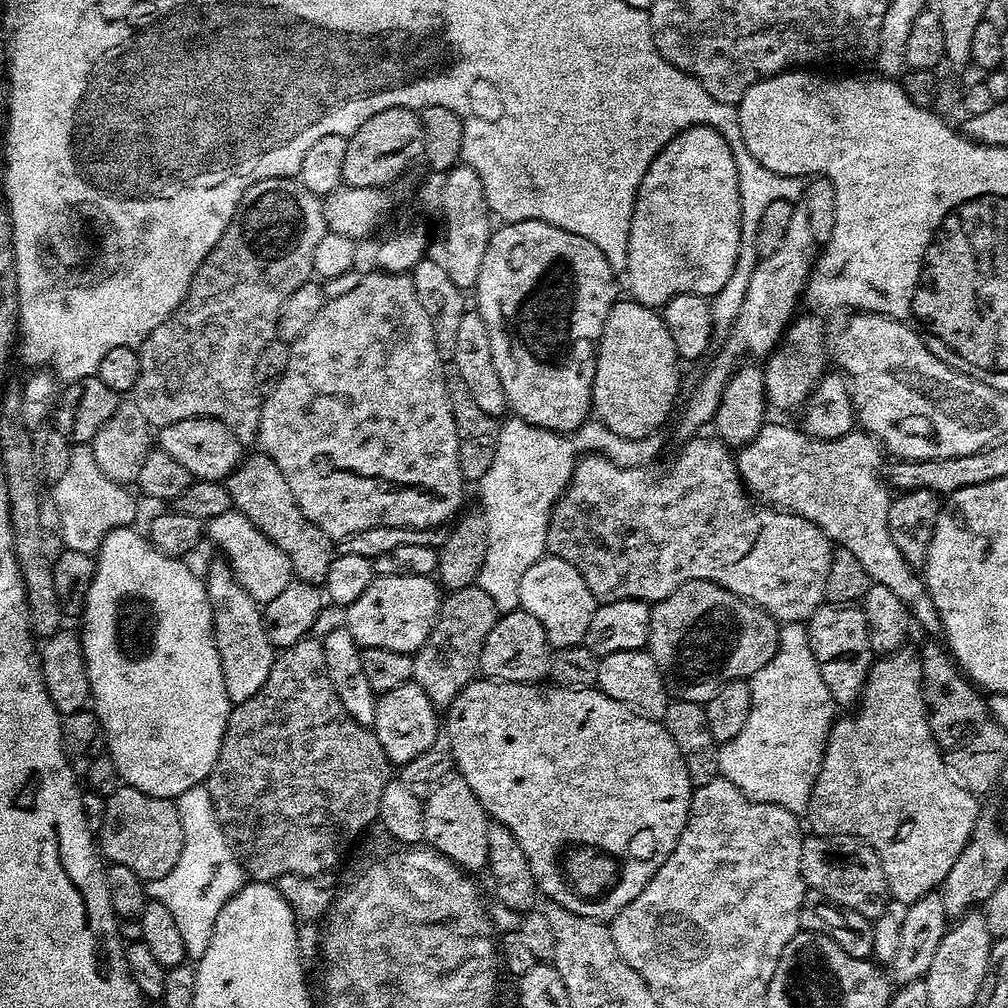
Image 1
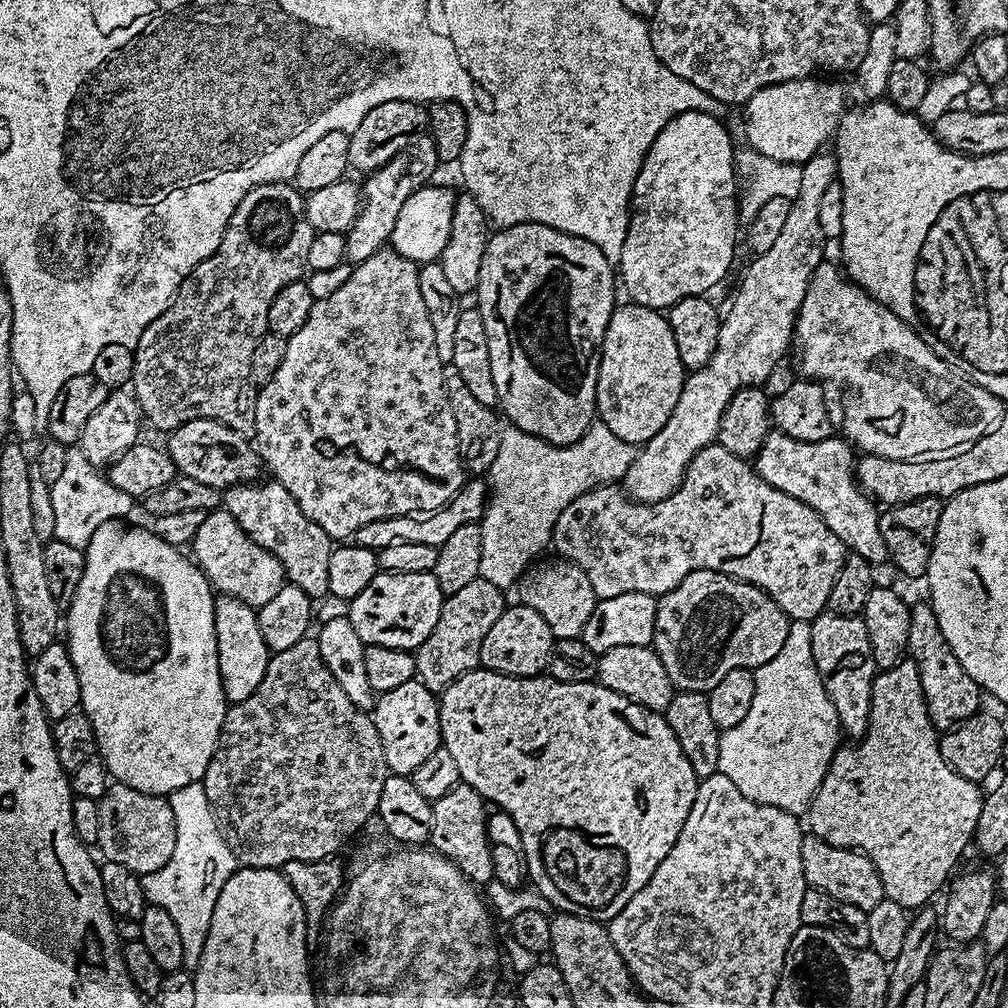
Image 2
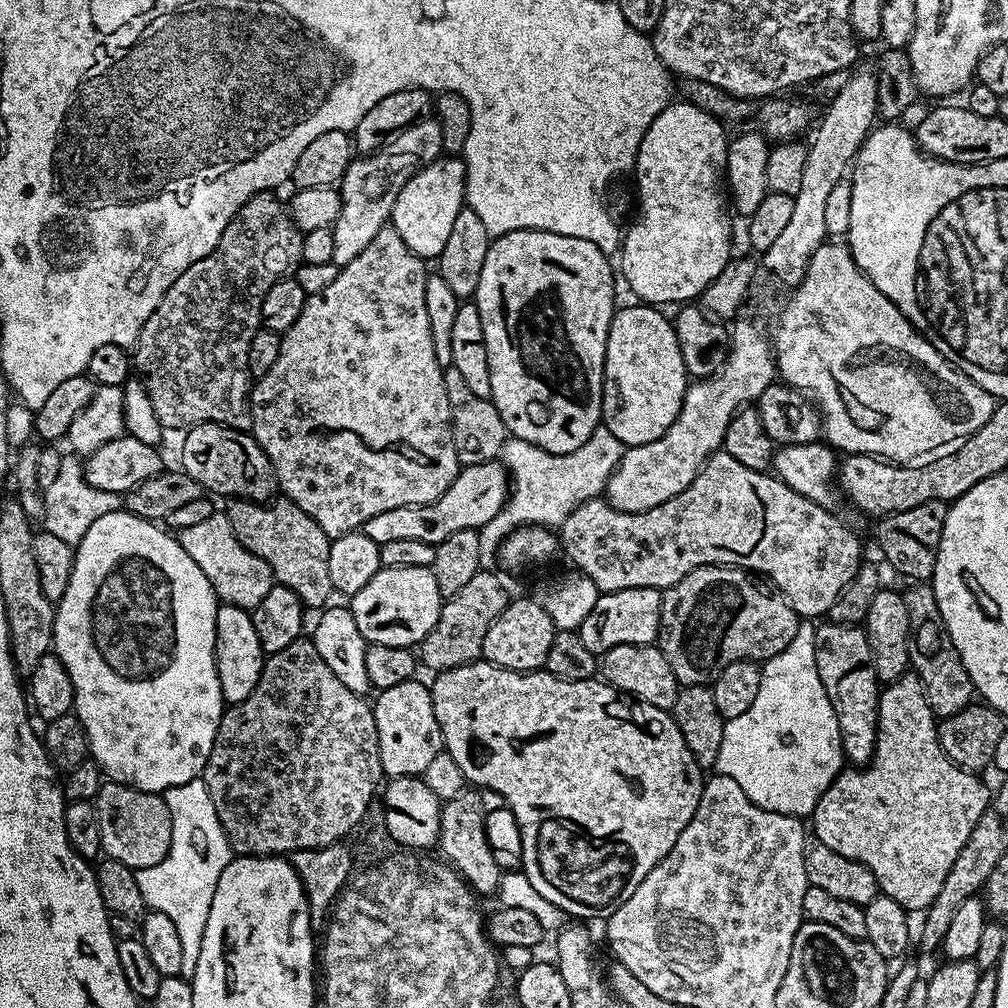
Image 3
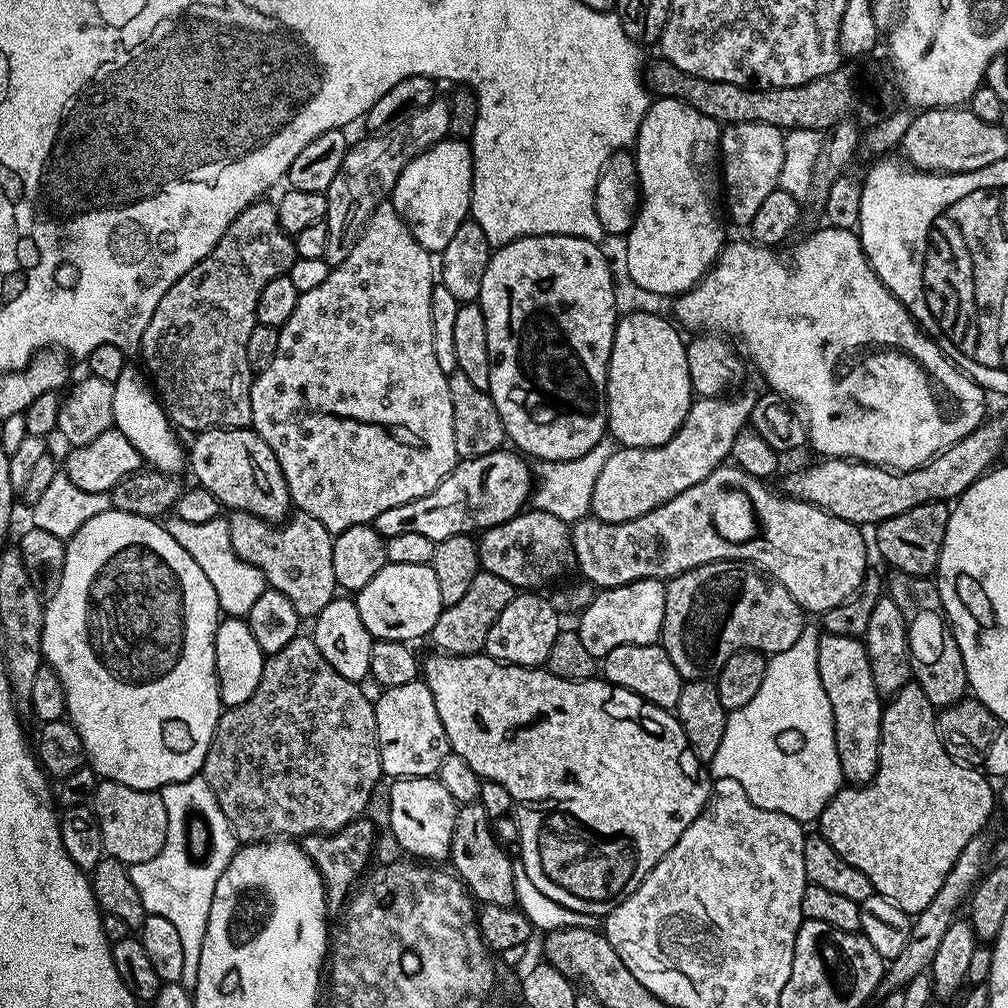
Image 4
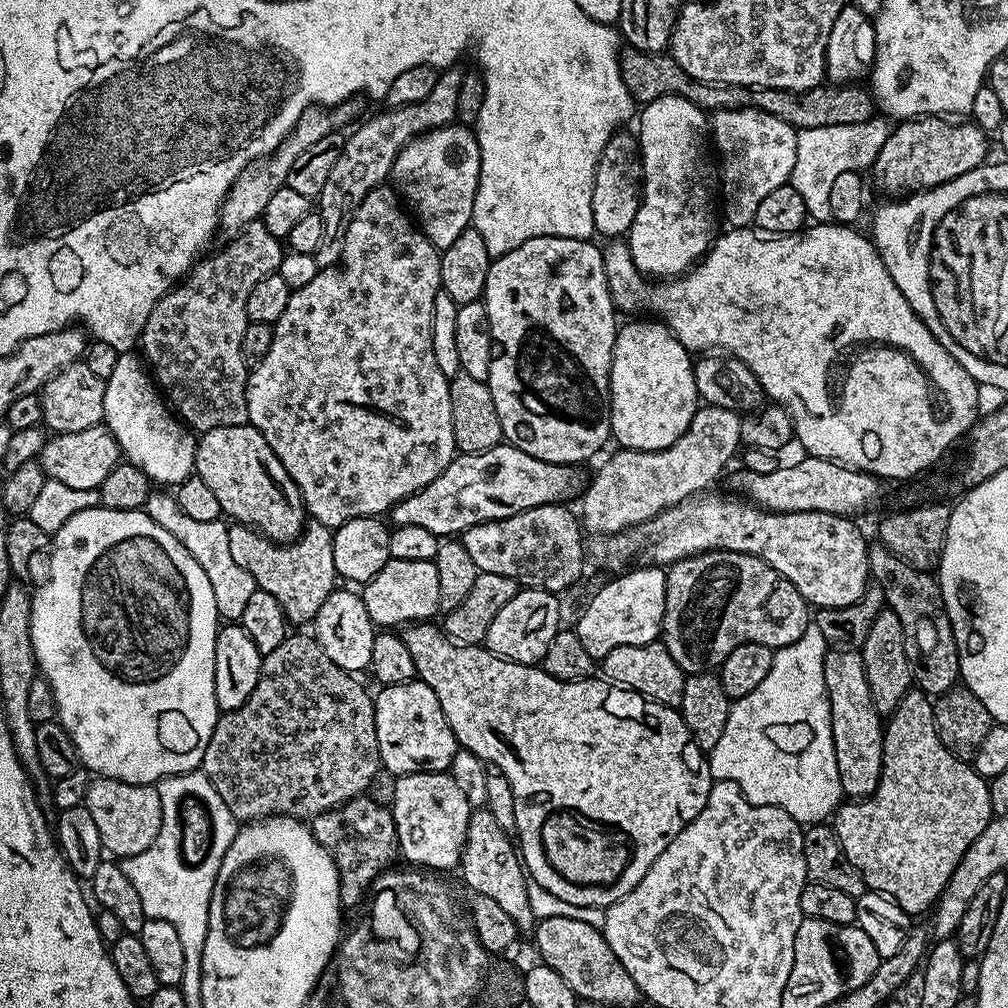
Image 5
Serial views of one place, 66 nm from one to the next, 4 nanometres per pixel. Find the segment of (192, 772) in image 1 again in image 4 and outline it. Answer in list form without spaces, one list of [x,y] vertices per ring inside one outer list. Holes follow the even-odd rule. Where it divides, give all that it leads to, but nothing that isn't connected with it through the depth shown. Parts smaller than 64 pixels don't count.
[[[109,510],[102,514],[94,514],[90,522],[82,522],[79,530],[67,540],[64,545],[62,578],[49,596],[52,597],[47,597],[42,622],[44,663],[56,671],[58,678],[62,678],[62,686],[66,690],[67,719],[71,720],[78,730],[87,763],[95,770],[97,777],[100,780],[113,780],[134,790],[154,792],[167,784],[189,780],[197,775],[204,767],[204,759],[222,711],[214,650],[216,626],[222,619],[222,613],[218,606],[218,598],[214,594],[214,586],[210,586],[198,562],[194,562],[194,558],[190,558],[190,554],[186,554],[186,550],[182,550],[182,546],[178,546],[174,538],[170,538],[163,523],[147,520],[145,516],[138,514]]]

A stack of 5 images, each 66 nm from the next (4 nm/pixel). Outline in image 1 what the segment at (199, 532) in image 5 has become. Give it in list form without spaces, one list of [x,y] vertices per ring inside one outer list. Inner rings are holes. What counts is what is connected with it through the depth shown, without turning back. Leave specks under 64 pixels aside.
[[[235,510],[218,514],[218,518],[207,521],[206,536],[216,543],[217,550],[221,552],[217,553],[232,565],[232,577],[257,604],[269,604],[278,598],[278,594],[282,594],[282,590],[286,590],[286,586],[292,584],[294,577],[290,558],[286,558],[286,554],[282,554],[282,550],[278,550],[278,546],[274,546],[274,542],[270,542],[270,538],[266,538],[266,534],[262,534],[262,530],[258,530],[258,526],[246,518],[246,514]]]

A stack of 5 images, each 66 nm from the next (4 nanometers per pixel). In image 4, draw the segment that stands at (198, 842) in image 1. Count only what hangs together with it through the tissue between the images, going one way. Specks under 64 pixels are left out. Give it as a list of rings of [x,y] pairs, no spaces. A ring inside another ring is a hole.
[[[197,774],[189,780],[167,784],[166,787],[159,789],[159,794],[166,806],[168,819],[166,842],[159,854],[150,858],[150,862],[131,865],[128,873],[130,882],[134,882],[134,887],[142,897],[145,913],[149,916],[167,918],[177,928],[184,951],[180,983],[192,990],[198,982],[198,962],[202,954],[202,942],[206,938],[210,906],[214,902],[214,886],[222,870],[226,870],[230,858],[236,852],[238,841],[232,833],[226,814],[222,814],[203,775]],[[188,804],[196,804],[196,808],[204,808],[204,812],[208,812],[208,820],[212,820],[212,828],[216,828],[216,852],[212,852],[212,864],[208,864],[208,868],[192,868],[192,864],[184,860],[184,808],[188,808]]]

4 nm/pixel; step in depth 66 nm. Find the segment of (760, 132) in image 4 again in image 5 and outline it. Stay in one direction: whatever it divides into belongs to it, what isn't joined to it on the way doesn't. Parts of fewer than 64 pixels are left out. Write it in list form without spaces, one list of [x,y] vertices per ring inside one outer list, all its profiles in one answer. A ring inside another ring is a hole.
[[[751,106],[746,108],[720,108],[710,116],[710,140],[714,145],[714,152],[720,155],[718,160],[718,192],[724,195],[722,216],[729,220],[732,228],[747,228],[755,221],[758,206],[778,186],[789,183],[794,170],[794,158],[798,158],[797,129],[790,126],[790,122],[782,122],[774,114],[766,114],[762,110]]]

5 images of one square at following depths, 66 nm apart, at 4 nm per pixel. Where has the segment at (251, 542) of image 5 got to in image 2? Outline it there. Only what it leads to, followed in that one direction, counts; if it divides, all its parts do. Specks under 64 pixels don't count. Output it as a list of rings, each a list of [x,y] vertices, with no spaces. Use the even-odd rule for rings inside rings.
[[[271,478],[247,484],[231,484],[223,489],[222,508],[246,530],[248,537],[262,550],[270,550],[278,562],[282,562],[282,570],[287,583],[298,586],[298,590],[306,590],[313,601],[320,602],[323,596],[329,595],[330,586],[330,554],[334,547],[332,537],[318,526],[318,522],[310,522],[306,514],[290,498],[290,490]]]

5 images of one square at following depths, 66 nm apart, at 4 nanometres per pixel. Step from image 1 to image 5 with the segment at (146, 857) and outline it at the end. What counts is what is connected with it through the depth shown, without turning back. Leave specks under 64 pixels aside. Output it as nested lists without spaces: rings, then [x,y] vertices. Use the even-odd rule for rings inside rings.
[[[96,778],[89,783],[83,805],[90,810],[94,823],[98,825],[105,853],[116,858],[142,854],[142,850],[158,838],[158,830],[162,830],[162,798],[156,787],[150,784]]]

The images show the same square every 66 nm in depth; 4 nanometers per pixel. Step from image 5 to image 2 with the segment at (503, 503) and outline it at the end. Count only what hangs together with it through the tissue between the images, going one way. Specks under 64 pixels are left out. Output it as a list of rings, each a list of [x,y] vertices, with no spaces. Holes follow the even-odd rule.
[[[469,479],[456,491],[449,504],[444,504],[438,511],[431,514],[378,518],[378,522],[366,522],[366,526],[358,526],[354,537],[355,544],[373,550],[394,546],[397,542],[415,542],[417,546],[439,548],[442,542],[446,542],[446,538],[450,538],[450,534],[454,534],[454,530],[458,530],[458,526],[466,526],[479,521],[483,517],[490,495],[490,488],[485,481],[483,484],[480,480],[483,479]]]

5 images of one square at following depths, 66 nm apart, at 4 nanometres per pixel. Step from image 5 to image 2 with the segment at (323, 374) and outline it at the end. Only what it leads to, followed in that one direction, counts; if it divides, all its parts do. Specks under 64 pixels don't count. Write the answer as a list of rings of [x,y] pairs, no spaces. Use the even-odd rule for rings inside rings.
[[[390,246],[370,254],[366,262],[353,267],[350,278],[346,278],[345,284],[338,286],[338,290],[334,290],[330,298],[313,300],[310,318],[302,322],[302,330],[288,337],[286,358],[282,358],[278,374],[274,374],[274,378],[255,393],[254,447],[260,453],[263,467],[272,471],[269,472],[271,479],[277,480],[282,486],[286,486],[286,490],[290,490],[290,498],[298,502],[302,514],[306,514],[310,522],[318,522],[318,526],[322,526],[322,530],[326,530],[326,534],[336,542],[355,537],[358,526],[366,526],[366,522],[378,522],[378,518],[436,512],[444,504],[449,504],[456,491],[466,482],[466,473],[458,454],[458,430],[454,426],[454,414],[450,410],[444,385],[445,365],[438,358],[434,326],[430,326],[430,310],[426,310],[422,290],[418,287],[419,273],[419,267],[410,258],[402,258],[402,254],[398,254]]]

